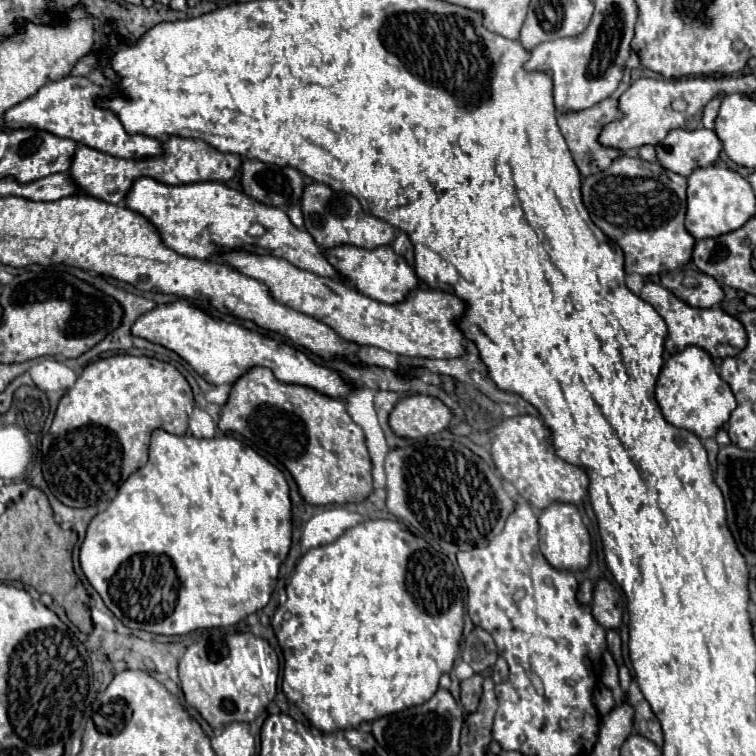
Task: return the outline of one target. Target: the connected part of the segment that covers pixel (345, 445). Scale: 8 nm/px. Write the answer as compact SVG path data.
M252 368L234 382L218 428L242 434L258 450L278 460L292 474L308 504L362 502L374 490L366 436L350 418L346 406L312 388L284 384L268 368Z

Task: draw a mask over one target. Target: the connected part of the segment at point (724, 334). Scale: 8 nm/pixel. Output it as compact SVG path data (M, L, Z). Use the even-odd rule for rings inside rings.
M646 282L640 298L648 304L652 304L656 308L656 312L664 318L666 326L668 326L668 336L664 342L664 348L668 354L678 354L682 352L686 346L700 346L704 348L710 356L718 356L718 358L726 358L726 356L736 356L744 346L746 346L746 332L744 326L730 314L726 314L722 308L714 306L714 308L692 308L686 302L678 300L670 290L654 284L654 282Z

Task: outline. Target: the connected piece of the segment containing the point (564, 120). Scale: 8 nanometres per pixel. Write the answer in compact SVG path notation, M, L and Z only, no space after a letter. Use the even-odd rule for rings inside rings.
M604 98L602 102L594 104L592 108L586 108L586 110L580 110L580 112L560 112L558 114L558 126L562 130L562 136L572 152L572 158L580 170L582 176L590 176L590 174L596 174L596 172L602 172L604 168L608 168L612 164L612 160L616 160L618 156L622 156L620 150L614 150L614 148L604 148L600 142L598 142L598 134L600 130L612 122L620 118L620 110L618 110L618 100L614 98Z

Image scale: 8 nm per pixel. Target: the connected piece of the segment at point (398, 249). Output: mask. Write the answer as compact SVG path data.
M398 232L392 248L394 248L396 254L400 254L402 258L406 258L406 262L408 262L410 266L414 266L414 246L412 246L410 238L408 238L404 232Z

